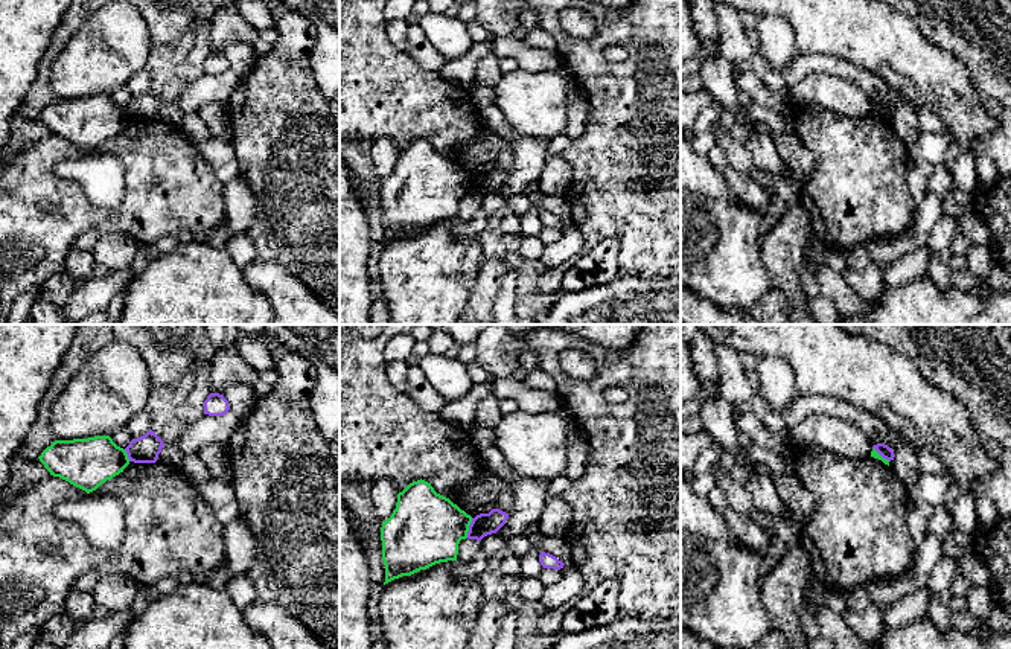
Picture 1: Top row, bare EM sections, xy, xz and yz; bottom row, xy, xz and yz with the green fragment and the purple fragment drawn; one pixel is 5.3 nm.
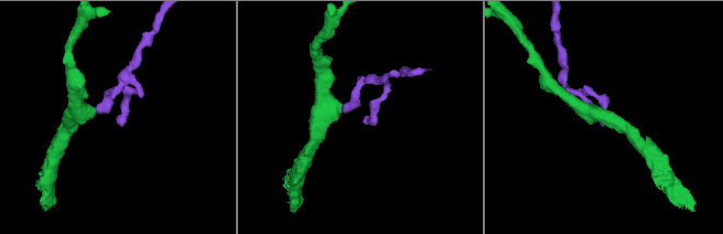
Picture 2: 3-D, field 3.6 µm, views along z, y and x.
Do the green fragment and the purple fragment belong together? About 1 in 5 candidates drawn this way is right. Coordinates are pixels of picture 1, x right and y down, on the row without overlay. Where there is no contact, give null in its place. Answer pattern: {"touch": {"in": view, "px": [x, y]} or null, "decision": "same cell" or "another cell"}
{"touch": {"in": "xz", "px": [468, 186]}, "decision": "another cell"}

